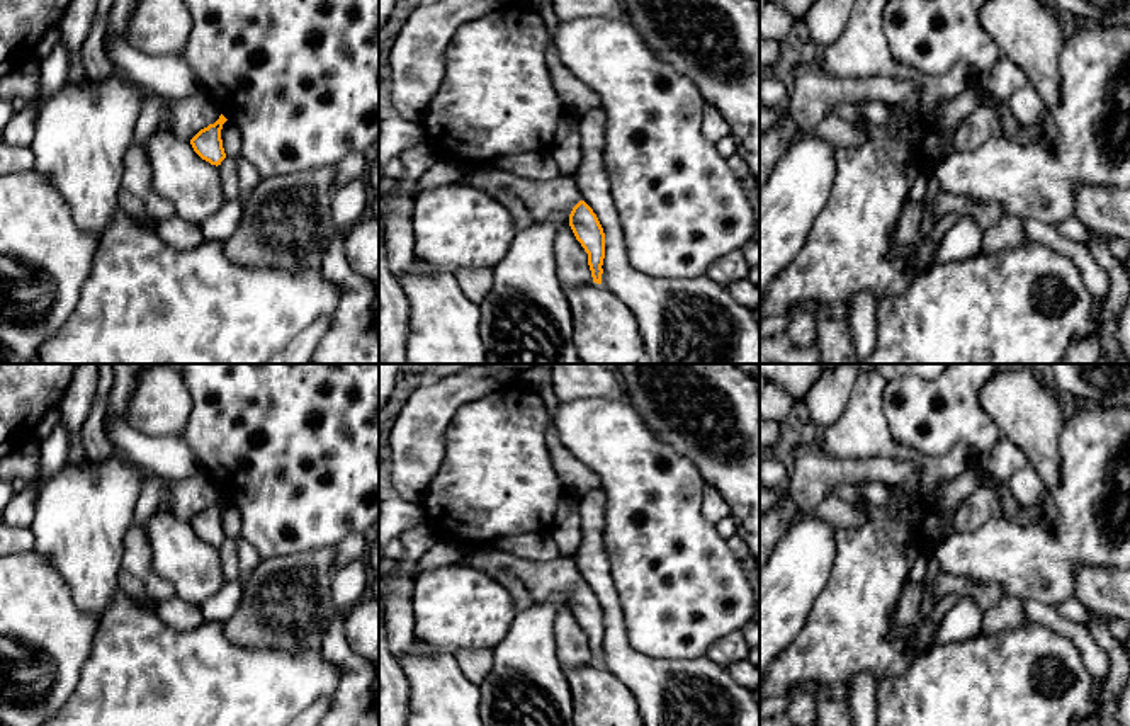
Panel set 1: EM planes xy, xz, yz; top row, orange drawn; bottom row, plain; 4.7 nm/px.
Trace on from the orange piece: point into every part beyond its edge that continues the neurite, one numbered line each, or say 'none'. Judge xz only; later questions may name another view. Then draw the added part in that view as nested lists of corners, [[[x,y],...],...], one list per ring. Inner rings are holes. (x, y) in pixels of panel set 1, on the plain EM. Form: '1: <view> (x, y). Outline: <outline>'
1: xz (542, 578). Outline: [[[477,551],[466,553],[462,564],[489,575],[496,571],[513,573],[528,590],[534,602],[547,600],[552,593],[569,595],[583,581],[571,556],[552,561],[528,561],[501,551]]]

